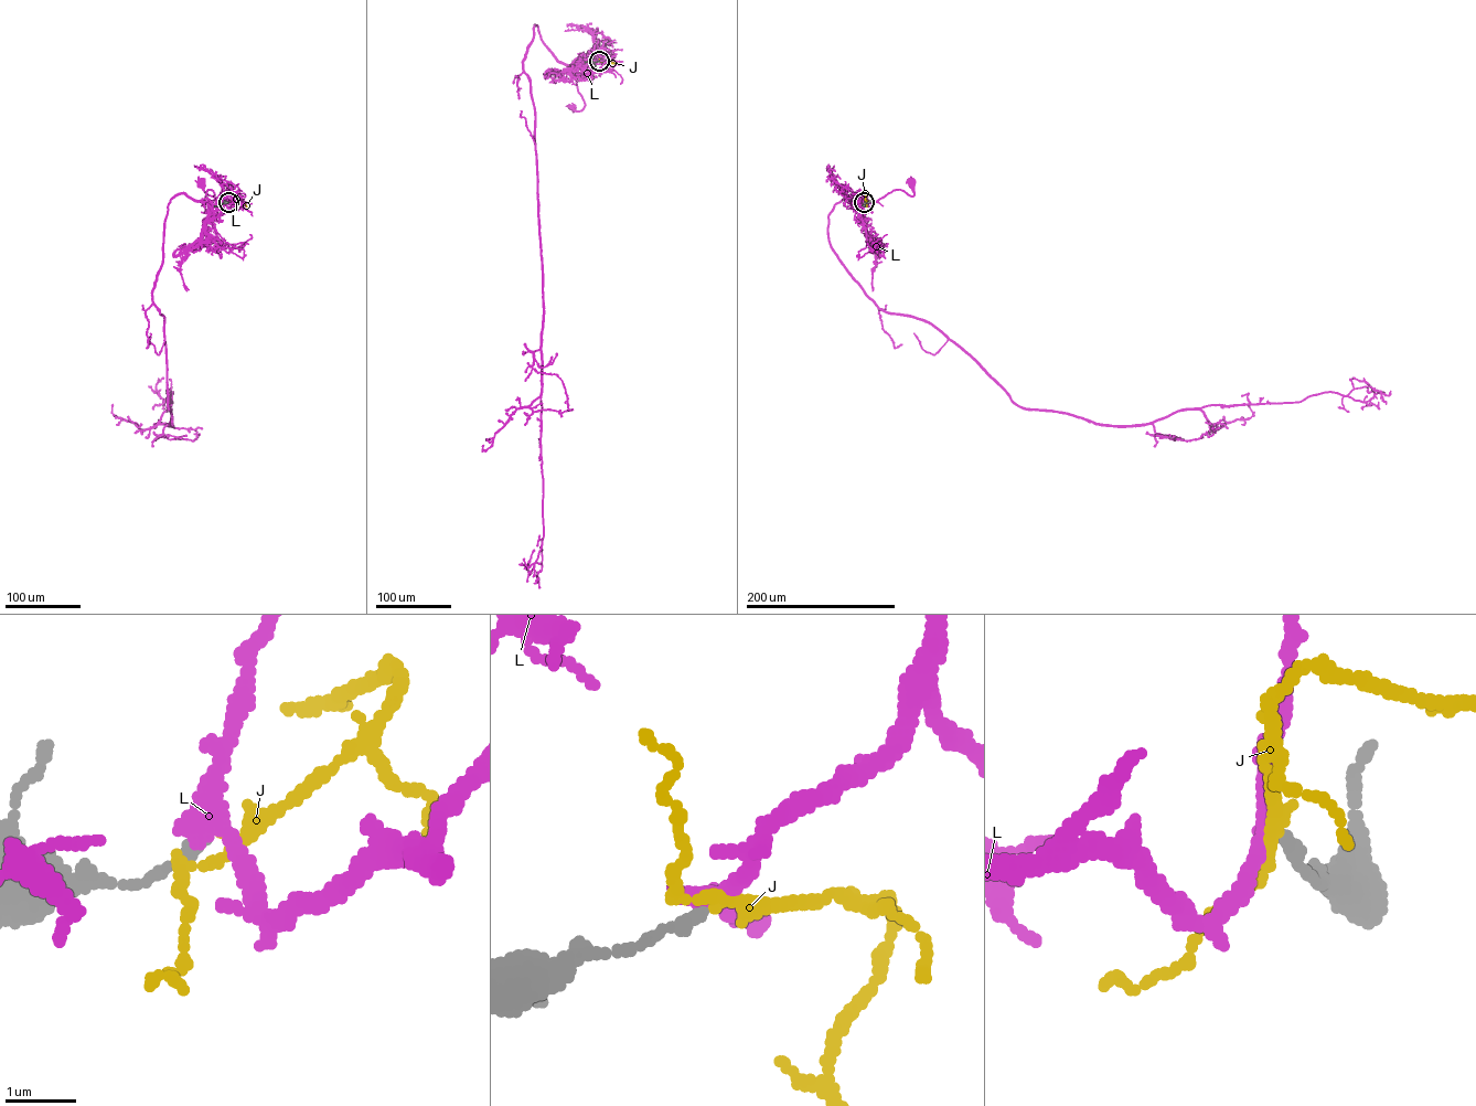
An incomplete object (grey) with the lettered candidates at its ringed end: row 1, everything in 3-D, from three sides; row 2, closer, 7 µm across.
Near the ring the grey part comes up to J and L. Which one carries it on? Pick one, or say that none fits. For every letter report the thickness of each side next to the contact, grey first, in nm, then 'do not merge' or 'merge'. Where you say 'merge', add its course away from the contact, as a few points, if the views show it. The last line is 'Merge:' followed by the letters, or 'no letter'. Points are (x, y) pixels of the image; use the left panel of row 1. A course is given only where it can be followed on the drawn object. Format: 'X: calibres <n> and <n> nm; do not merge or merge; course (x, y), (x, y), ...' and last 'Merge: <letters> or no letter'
J: calibres 150 and 160 nm; merge; course (228, 202), (245, 205), (234, 191)
L: calibres 160 and 280 nm; do not merge
Merge: J

